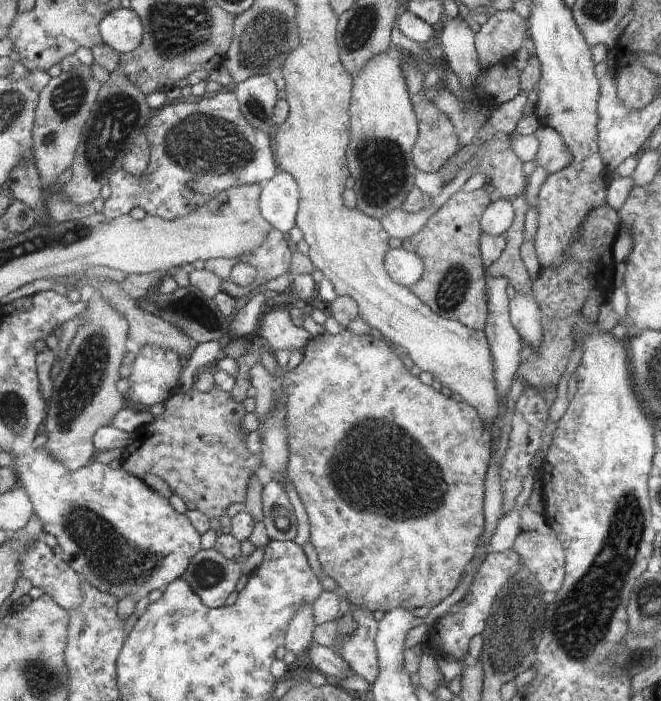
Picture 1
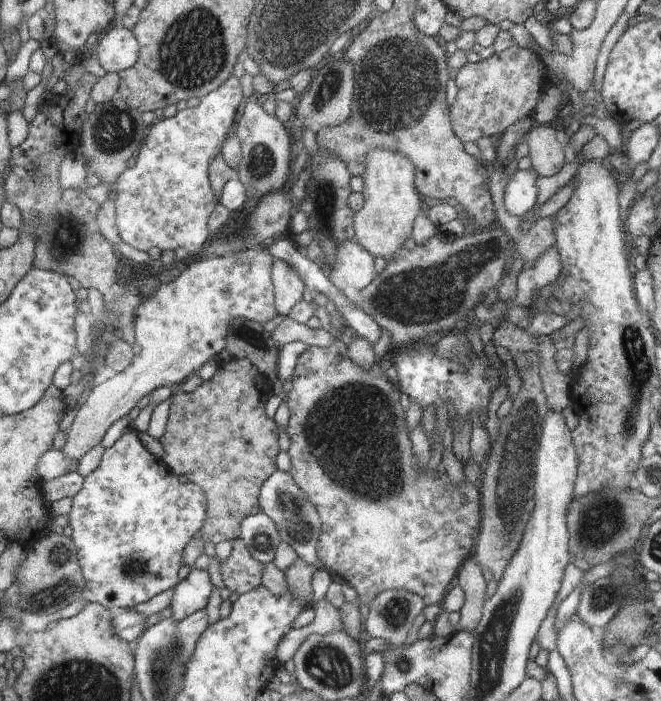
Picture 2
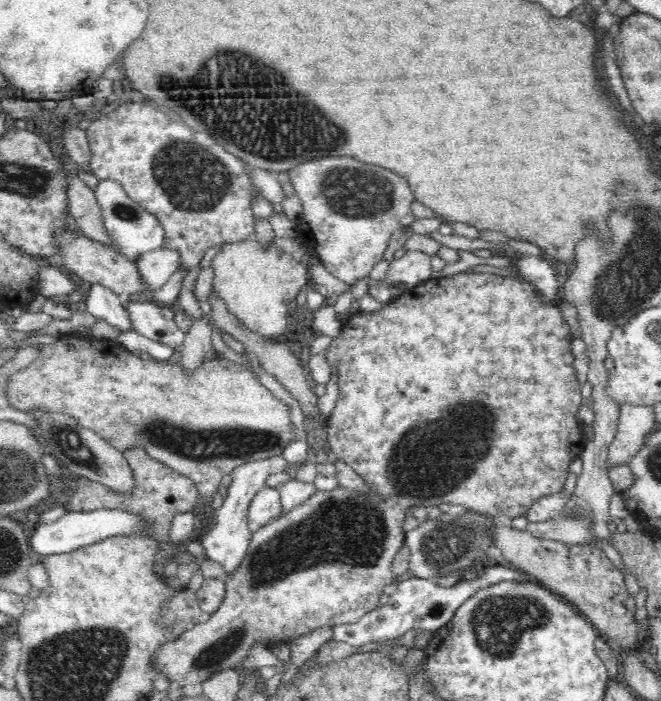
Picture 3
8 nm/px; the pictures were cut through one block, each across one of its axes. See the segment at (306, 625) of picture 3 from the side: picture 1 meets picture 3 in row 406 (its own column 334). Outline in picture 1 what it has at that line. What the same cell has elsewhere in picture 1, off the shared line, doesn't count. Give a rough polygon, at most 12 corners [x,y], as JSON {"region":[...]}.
{"region":[[370,333],[285,371],[286,473],[350,605],[434,609],[491,429]]}

